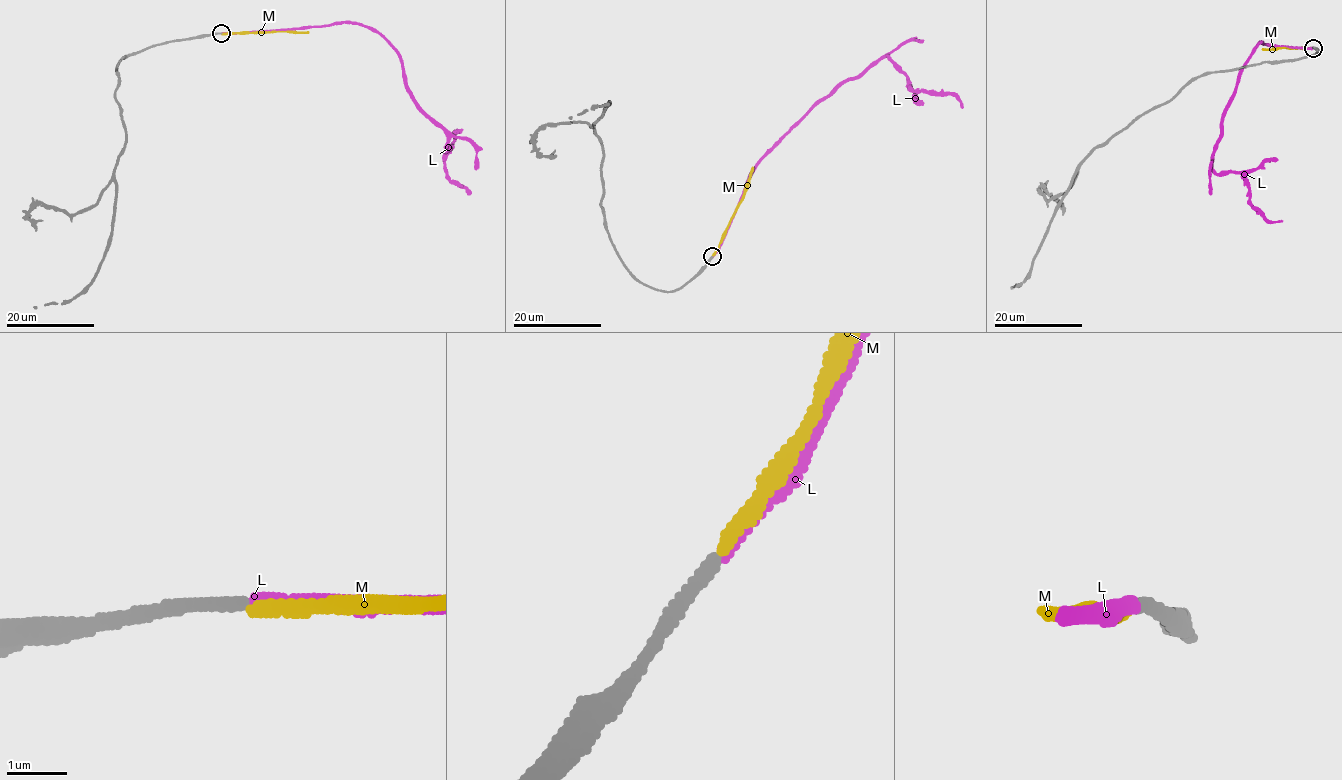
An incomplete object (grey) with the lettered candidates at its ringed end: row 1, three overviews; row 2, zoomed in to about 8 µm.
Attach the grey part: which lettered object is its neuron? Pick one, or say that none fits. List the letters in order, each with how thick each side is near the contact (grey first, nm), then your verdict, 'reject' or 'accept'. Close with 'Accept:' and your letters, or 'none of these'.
L: calibres 220 and 220 nm; accept
M: calibres 220 and 220 nm; reject
Accept: L

